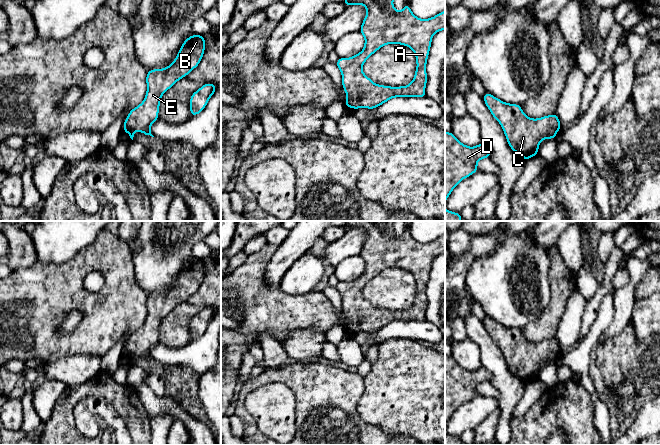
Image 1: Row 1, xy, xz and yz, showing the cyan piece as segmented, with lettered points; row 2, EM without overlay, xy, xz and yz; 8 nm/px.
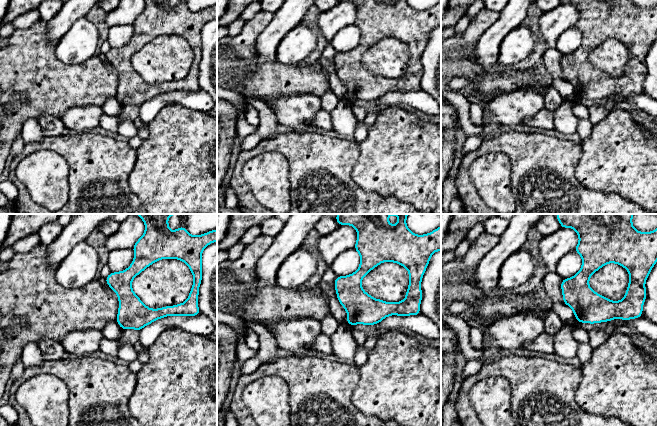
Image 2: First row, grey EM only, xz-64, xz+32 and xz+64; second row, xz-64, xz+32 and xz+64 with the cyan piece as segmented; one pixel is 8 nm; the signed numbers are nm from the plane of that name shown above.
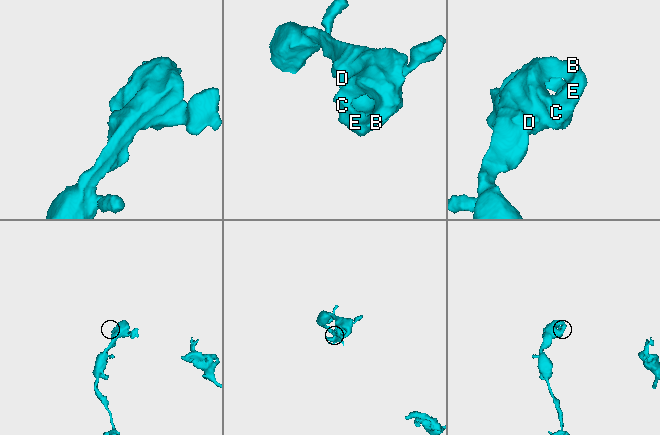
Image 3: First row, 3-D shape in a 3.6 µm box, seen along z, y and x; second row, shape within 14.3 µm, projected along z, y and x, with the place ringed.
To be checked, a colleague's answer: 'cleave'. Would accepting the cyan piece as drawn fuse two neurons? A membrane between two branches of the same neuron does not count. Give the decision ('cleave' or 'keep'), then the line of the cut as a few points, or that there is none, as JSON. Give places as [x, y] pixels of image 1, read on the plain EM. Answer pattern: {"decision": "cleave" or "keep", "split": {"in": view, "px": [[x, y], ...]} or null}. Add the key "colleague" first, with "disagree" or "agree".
{"colleague": "disagree", "decision": "keep", "split": null}

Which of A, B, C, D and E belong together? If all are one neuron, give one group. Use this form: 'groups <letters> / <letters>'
groups A B C D E

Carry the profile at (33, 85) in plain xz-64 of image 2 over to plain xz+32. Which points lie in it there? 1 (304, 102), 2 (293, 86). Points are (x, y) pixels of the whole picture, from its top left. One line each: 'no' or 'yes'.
1: no
2: yes

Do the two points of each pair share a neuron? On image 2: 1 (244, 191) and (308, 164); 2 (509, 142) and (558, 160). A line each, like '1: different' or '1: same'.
1: same
2: same

